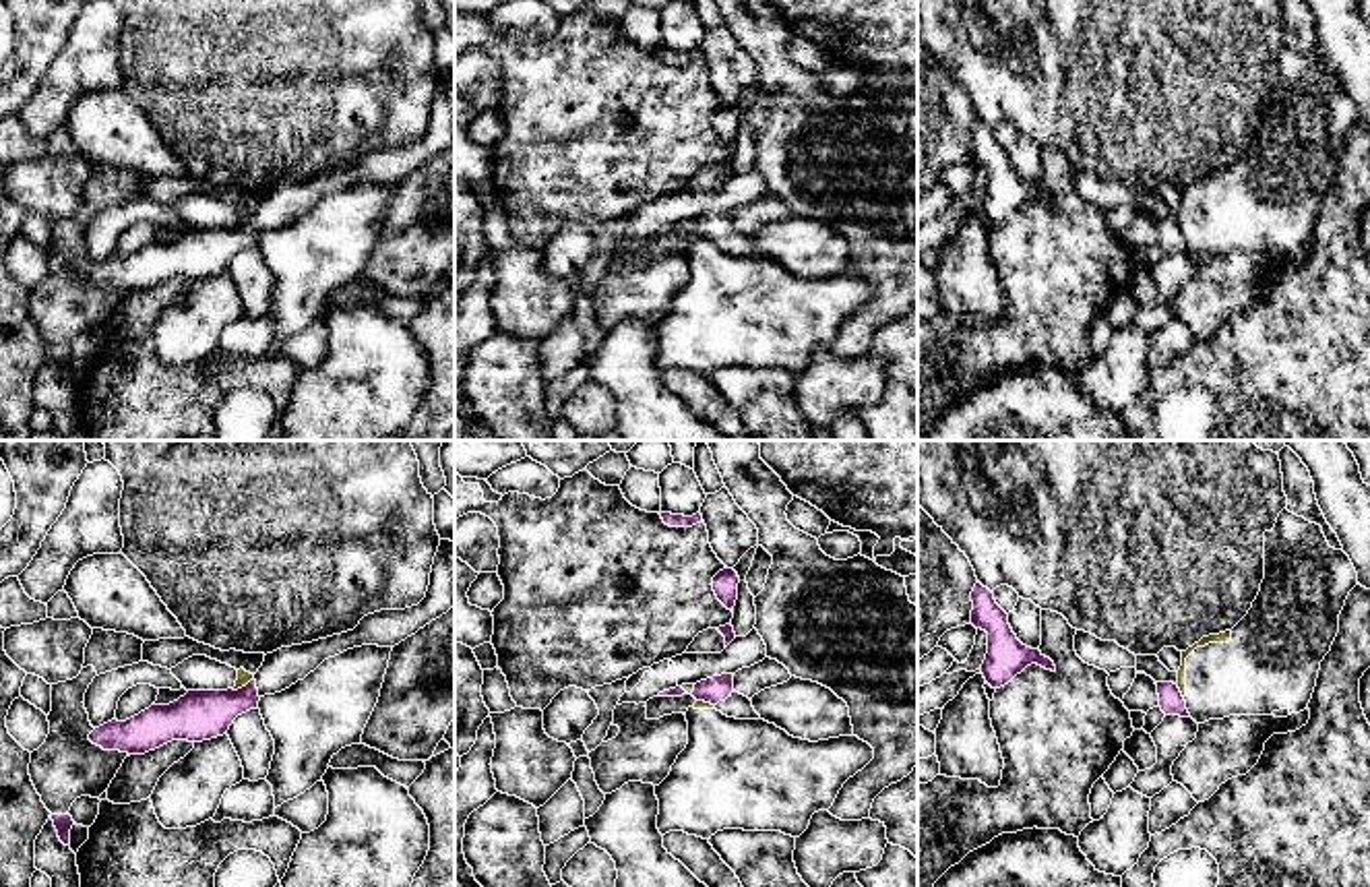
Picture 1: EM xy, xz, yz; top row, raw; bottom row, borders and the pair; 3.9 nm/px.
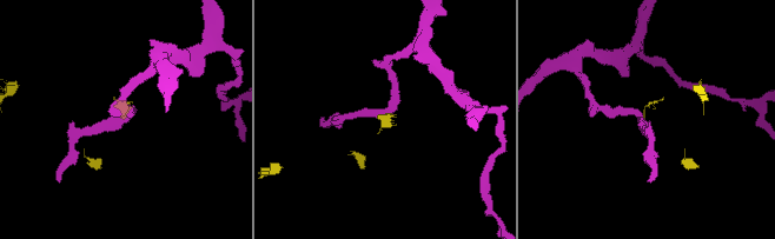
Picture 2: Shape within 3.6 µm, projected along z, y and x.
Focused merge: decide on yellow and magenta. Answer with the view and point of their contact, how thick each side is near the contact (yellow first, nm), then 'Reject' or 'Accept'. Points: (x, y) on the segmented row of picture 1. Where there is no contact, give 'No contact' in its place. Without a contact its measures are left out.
Touches yellow at yz (1180, 691). Thickness 40 nm (yellow) against 100 nm. Reject

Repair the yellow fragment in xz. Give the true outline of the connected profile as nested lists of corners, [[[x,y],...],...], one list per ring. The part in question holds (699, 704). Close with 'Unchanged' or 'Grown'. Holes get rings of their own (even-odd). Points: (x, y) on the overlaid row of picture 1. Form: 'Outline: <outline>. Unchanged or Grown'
Outline: [[[696,701],[684,715],[688,744],[670,775],[655,786],[661,835],[684,831],[711,839],[723,829],[744,829],[800,837],[812,815],[829,810],[843,784],[874,759],[874,748],[853,734],[810,742],[765,720],[727,717],[705,701]]]. Grown

